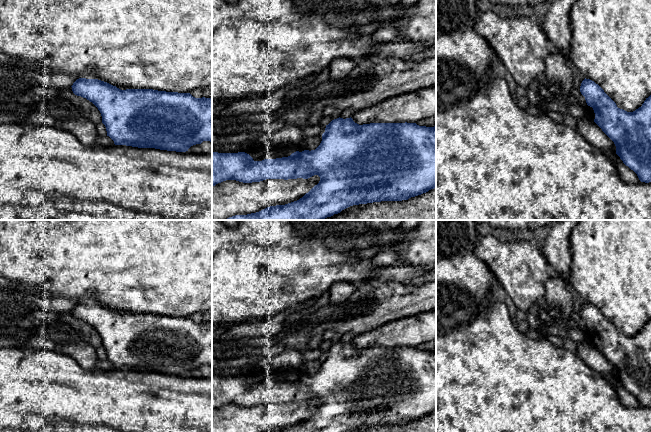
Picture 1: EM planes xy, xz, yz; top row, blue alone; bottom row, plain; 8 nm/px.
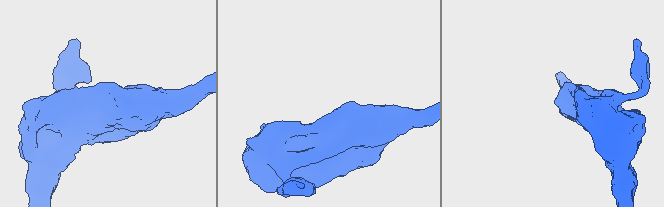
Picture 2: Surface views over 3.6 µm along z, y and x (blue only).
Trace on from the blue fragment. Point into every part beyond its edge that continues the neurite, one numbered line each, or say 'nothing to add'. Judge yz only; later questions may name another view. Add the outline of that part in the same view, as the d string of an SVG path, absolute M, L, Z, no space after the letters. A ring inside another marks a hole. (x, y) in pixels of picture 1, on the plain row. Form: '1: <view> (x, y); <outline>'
1: yz (590, 335); M586 327L586 334L587 334L589 342L591 342L594 345L594 343L595 343L594 334L592 331L588 330L587 327Z

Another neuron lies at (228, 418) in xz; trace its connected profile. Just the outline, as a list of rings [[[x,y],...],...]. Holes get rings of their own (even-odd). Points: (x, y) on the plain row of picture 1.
[[[318,399],[308,403],[266,403],[260,406],[243,407],[226,404],[212,411],[212,432],[267,432],[285,429],[302,422],[320,405]]]

